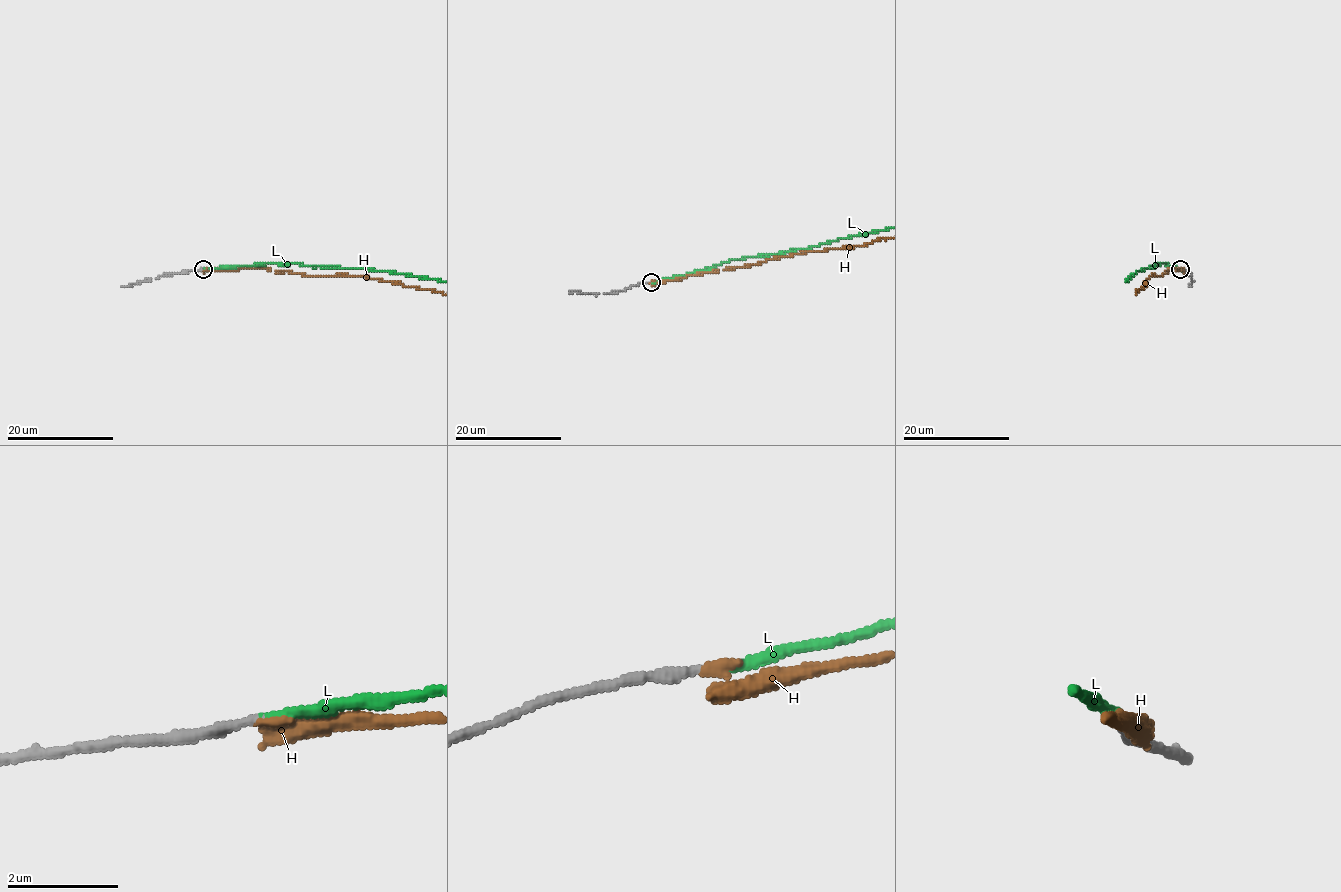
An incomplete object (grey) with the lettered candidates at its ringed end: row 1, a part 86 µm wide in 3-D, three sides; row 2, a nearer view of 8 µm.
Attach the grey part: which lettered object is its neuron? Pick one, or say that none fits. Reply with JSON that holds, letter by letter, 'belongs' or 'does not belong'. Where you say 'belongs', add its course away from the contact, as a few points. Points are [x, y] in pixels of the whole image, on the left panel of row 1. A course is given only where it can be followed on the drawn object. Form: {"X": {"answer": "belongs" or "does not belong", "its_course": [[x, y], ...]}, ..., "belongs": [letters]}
{"H": {"answer": "does not belong"}, "L": {"answer": "belongs"}, "belongs": ["L"]}

